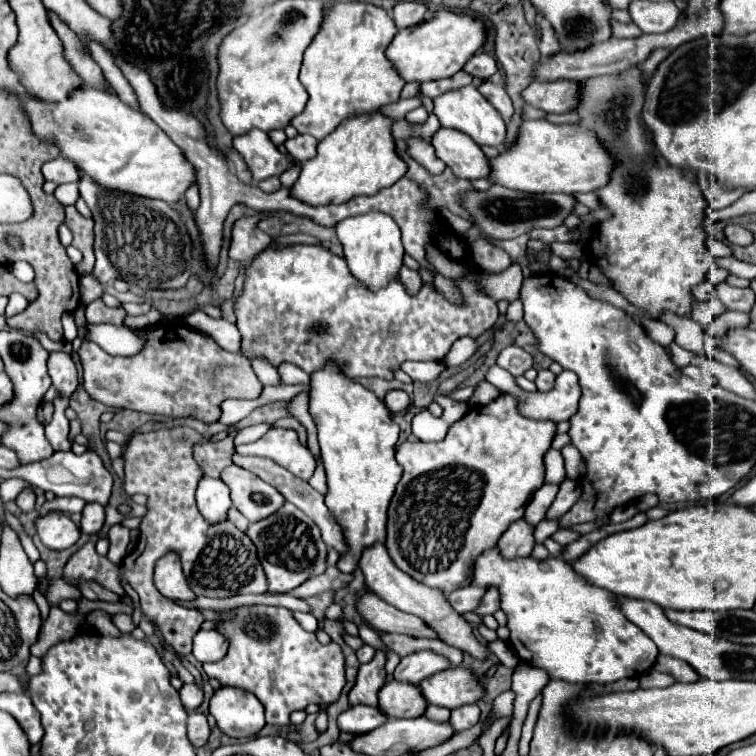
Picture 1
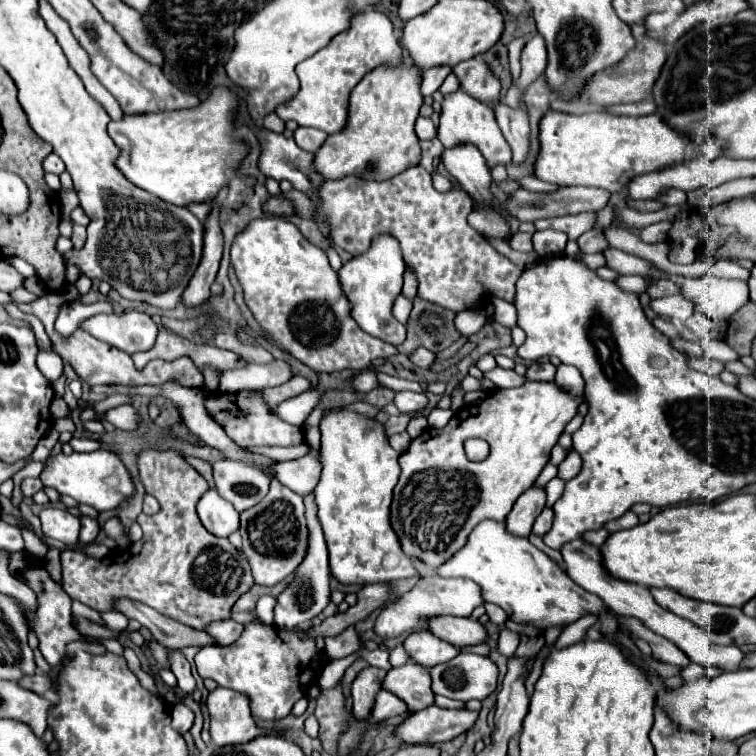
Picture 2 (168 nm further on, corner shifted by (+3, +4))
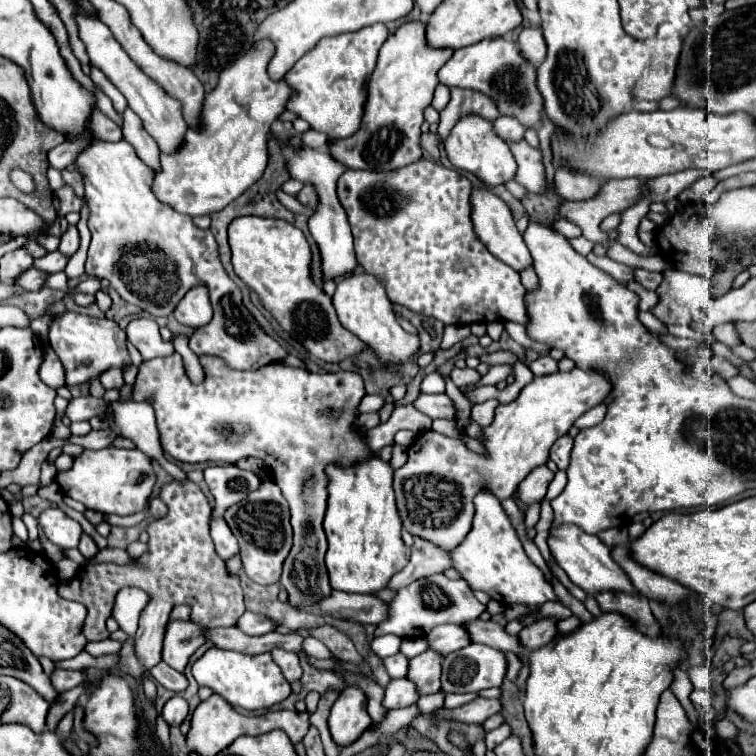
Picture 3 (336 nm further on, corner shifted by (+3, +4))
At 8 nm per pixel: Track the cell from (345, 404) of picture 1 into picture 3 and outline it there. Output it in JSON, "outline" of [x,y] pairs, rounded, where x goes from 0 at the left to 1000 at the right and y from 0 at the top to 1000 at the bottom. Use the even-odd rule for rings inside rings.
{"outline":[[[499,601],[462,616],[435,614],[430,706],[435,728],[430,746],[440,780],[493,786],[512,775],[512,767],[538,749],[541,725],[530,712],[530,688],[520,656],[520,619]]]}

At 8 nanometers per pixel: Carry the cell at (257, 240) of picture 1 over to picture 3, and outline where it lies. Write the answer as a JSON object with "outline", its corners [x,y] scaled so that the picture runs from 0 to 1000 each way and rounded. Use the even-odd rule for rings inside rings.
{"outline":[[[401,246],[401,251],[393,257],[393,265],[406,275],[406,278],[414,278],[419,265],[417,265],[417,251],[411,246]]]}

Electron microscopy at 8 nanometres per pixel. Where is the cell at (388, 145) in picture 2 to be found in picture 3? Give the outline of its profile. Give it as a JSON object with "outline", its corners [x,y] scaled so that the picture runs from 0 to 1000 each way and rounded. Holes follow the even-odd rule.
{"outline":[[[541,29],[504,61],[499,87],[485,111],[485,135],[478,169],[464,183],[435,185],[435,204],[464,225],[517,228],[560,209],[557,164],[560,146],[570,138],[578,95],[597,77],[594,63],[573,66],[562,58],[562,32]]]}

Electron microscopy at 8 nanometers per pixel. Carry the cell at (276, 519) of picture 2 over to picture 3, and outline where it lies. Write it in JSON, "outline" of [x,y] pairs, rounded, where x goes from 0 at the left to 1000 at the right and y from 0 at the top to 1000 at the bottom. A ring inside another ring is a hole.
{"outline":[[[351,635],[343,648],[337,648],[332,656],[327,656],[327,661],[321,661],[321,667],[306,669],[298,677],[298,688],[308,701],[311,712],[316,714],[324,759],[335,770],[361,772],[369,767],[374,743],[388,722],[388,698],[382,685],[382,667],[361,635]]]}

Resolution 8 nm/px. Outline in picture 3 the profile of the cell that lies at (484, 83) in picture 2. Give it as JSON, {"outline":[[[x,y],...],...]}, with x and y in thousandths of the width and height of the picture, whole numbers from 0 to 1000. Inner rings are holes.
{"outline":[[[594,116],[597,119],[597,132],[594,138],[583,146],[583,159],[581,159],[581,177],[589,183],[594,172],[599,169],[602,159],[607,159],[610,151],[634,151],[644,159],[660,156],[660,146],[652,130],[647,130],[639,122],[631,119],[615,119],[615,116]]]}

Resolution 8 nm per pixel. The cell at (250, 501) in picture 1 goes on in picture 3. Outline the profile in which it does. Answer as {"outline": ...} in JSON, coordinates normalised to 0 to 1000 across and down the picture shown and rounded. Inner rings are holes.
{"outline":[[[284,614],[271,619],[271,638],[284,659],[284,677],[295,680],[306,667],[316,667],[345,640],[337,624],[316,622],[308,614]]]}

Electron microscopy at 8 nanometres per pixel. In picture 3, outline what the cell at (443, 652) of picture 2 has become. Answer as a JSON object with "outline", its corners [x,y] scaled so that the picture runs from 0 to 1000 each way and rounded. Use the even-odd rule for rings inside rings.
{"outline":[[[604,825],[581,828],[565,839],[565,849],[567,849],[567,860],[573,860],[583,868],[591,868],[594,862],[610,860],[618,852],[623,852],[620,839],[612,825],[610,828],[604,828]]]}

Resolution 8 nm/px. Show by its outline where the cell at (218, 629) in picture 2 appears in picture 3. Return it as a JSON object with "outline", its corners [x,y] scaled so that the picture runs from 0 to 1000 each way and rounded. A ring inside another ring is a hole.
{"outline":[[[324,810],[313,825],[311,825],[319,836],[327,836],[329,841],[345,841],[345,839],[353,839],[364,831],[364,825],[351,817],[348,812],[335,812],[335,810]]]}

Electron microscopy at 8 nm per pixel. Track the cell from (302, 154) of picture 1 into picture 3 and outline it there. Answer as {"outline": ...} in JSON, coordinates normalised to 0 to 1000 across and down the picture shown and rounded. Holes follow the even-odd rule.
{"outline":[[[406,172],[398,177],[398,185],[403,193],[411,193],[411,196],[430,196],[433,193],[433,180],[427,175],[419,175],[419,172]]]}

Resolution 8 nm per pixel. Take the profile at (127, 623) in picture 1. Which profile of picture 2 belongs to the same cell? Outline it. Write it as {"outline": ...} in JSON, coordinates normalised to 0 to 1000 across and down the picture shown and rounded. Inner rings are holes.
{"outline":[[[139,810],[134,812],[134,817],[139,820],[139,828],[152,836],[160,836],[168,831],[168,815],[163,815],[160,810]]]}

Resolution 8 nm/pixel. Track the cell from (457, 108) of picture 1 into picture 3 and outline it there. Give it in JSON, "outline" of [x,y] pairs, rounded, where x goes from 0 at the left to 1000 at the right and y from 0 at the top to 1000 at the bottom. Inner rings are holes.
{"outline":[[[615,151],[604,159],[602,169],[594,175],[594,180],[589,185],[589,201],[602,222],[626,228],[642,246],[665,243],[665,241],[676,238],[681,230],[681,209],[679,209],[671,188],[655,175],[649,159],[636,156],[631,151]]]}

